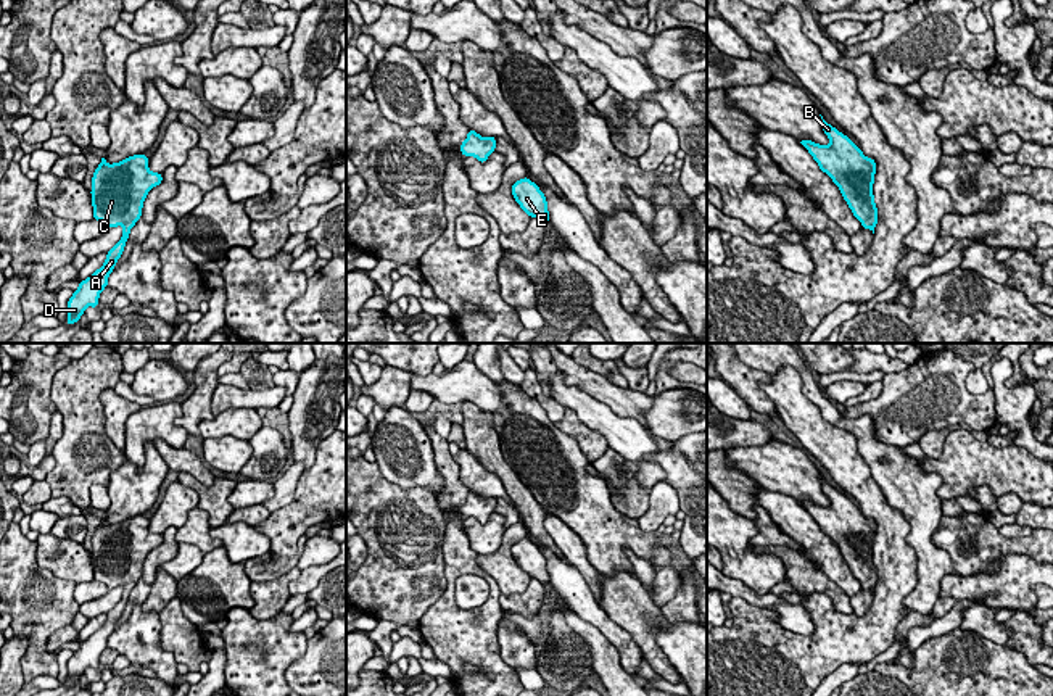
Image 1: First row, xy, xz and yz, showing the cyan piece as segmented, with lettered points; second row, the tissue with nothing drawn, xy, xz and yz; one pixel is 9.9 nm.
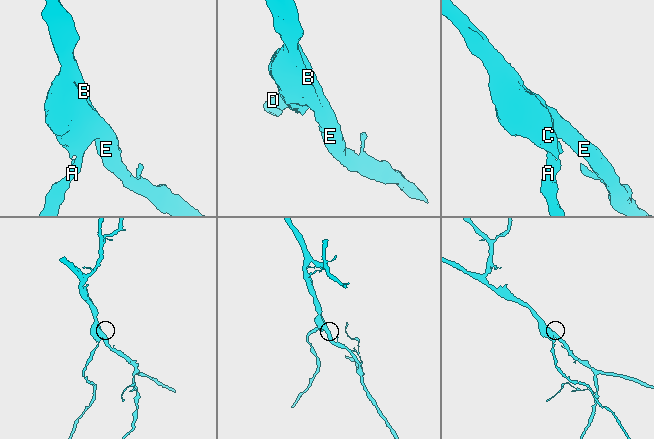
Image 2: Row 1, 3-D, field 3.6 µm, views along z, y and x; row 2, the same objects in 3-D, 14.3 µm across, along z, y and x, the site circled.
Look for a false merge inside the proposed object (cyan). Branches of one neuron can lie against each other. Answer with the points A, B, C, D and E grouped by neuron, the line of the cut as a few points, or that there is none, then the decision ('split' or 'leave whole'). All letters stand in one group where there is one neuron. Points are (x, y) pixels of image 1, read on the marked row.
A B C D E | no cut | leave whole

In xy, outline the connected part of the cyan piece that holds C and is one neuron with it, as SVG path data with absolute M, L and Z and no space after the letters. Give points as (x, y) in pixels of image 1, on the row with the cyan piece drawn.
M140 153L108 164L105 158L92 176L93 219L108 229L122 226L121 240L106 253L106 261L68 300L68 322L81 321L87 306L98 308L100 293L108 287L108 277L121 258L130 229L142 218L148 192L163 182L163 174L148 169L150 160Z

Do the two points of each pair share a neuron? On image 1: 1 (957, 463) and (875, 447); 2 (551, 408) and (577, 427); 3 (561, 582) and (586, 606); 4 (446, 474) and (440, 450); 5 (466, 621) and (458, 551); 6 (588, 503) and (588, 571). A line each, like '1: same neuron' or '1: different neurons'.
1: different neurons
2: different neurons
3: same neuron
4: same neuron
5: same neuron
6: different neurons

